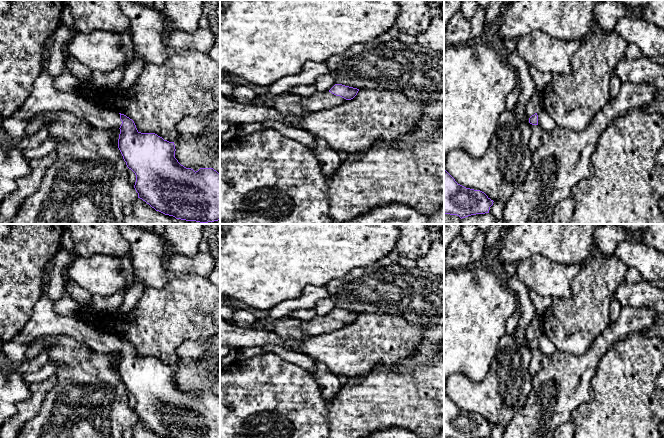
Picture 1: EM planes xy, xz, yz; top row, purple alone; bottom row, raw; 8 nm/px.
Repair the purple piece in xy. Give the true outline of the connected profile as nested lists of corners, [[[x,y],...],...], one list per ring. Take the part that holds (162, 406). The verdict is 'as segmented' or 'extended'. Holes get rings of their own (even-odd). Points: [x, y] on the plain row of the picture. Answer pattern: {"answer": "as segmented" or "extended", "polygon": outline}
{"answer": "extended", "polygon": [[[45,266],[42,280],[42,295],[33,308],[24,328],[12,340],[3,345],[2,354],[9,362],[22,363],[28,346],[35,340],[48,341],[58,335],[67,335],[86,344],[100,354],[120,354],[118,372],[129,393],[136,399],[134,412],[138,422],[163,438],[220,438],[220,397],[213,392],[194,395],[181,389],[175,382],[174,366],[164,364],[155,357],[141,357],[132,343],[118,337],[103,327],[93,328],[85,324],[81,316],[63,316],[55,312],[55,302],[45,290],[51,278]]]}

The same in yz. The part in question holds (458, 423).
{"answer": "as segmented", "polygon": [[[444,394],[444,438],[485,438],[493,426],[484,416],[458,408]]]}

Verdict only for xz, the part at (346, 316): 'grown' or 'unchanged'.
grown

